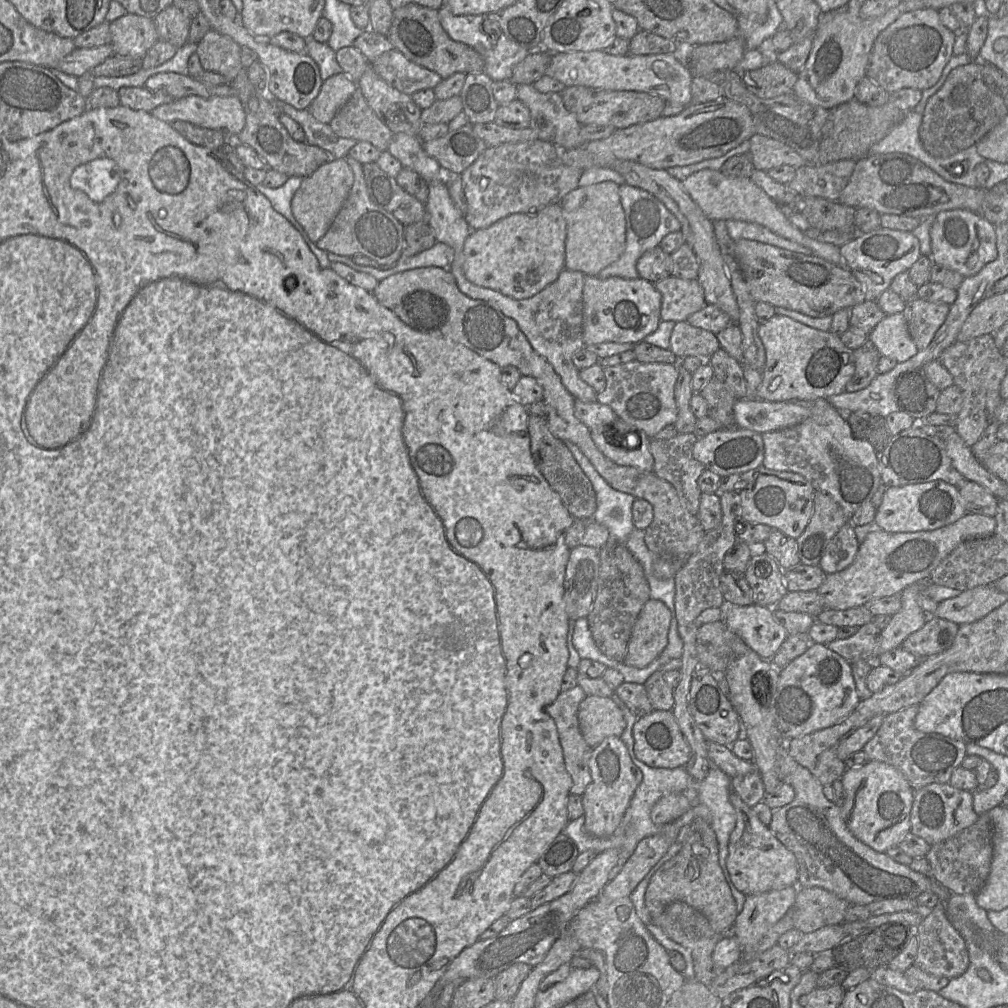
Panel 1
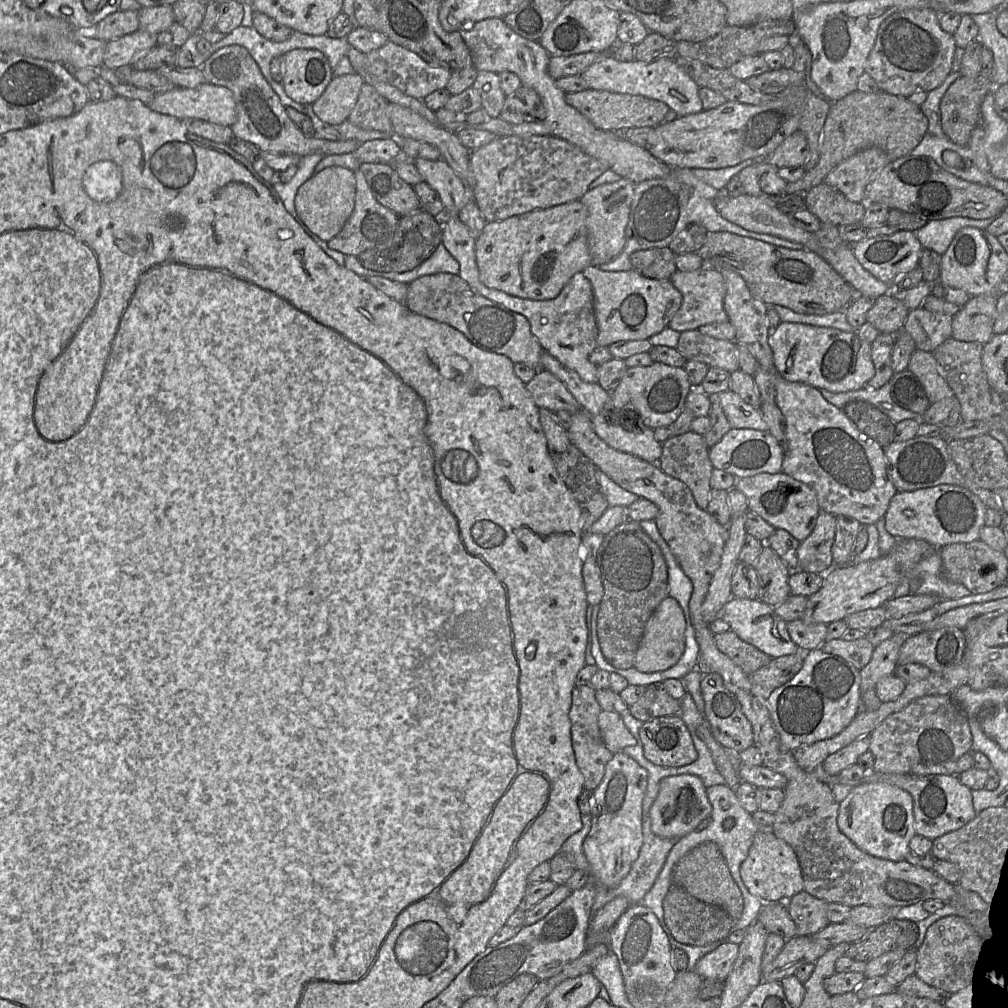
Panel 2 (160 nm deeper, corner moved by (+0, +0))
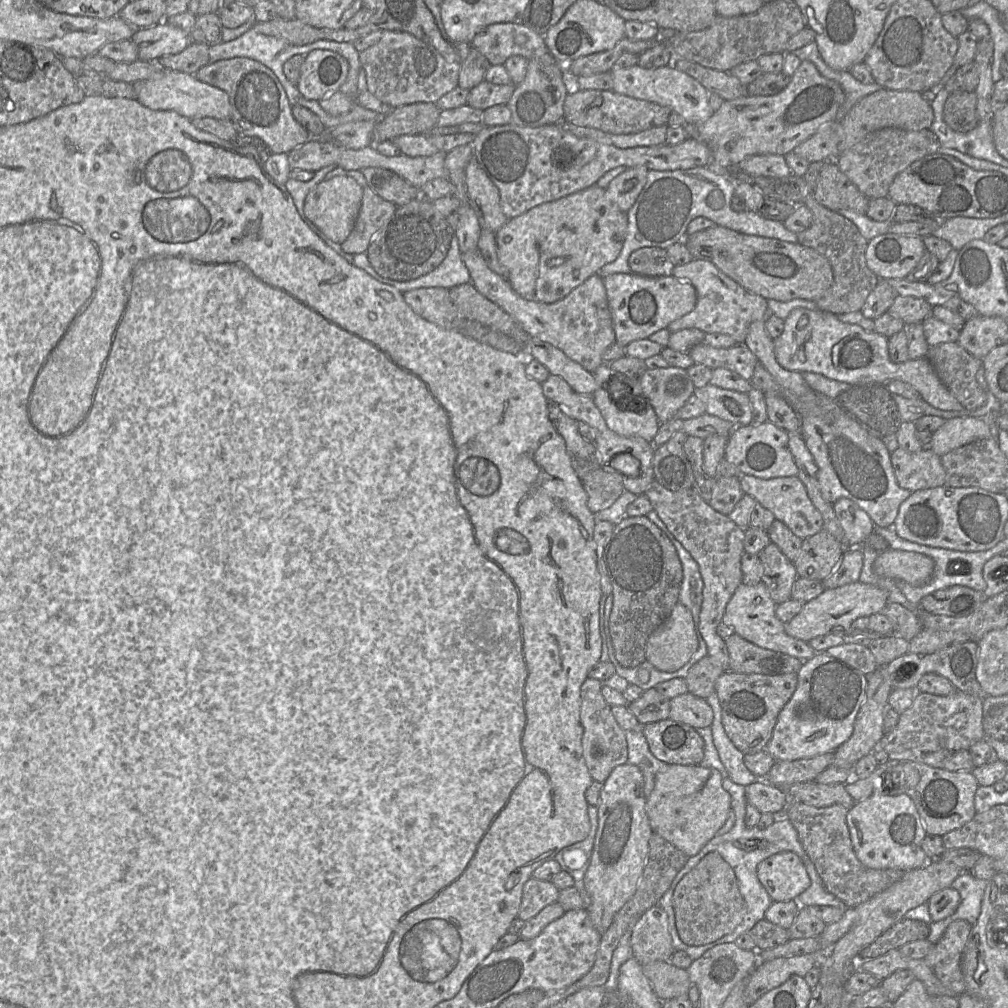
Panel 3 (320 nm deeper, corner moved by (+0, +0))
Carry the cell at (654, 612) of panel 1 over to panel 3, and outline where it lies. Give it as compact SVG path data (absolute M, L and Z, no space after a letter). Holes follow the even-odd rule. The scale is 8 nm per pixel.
M678 602L670 616L650 635L646 660L663 672L681 669L698 648L691 611Z

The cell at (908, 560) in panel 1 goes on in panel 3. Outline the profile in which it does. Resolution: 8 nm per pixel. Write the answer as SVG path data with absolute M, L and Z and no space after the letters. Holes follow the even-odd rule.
M861 581L825 589L819 596L806 602L801 611L785 623L785 631L788 635L806 642L827 634L849 635L849 628L854 620L880 613L888 602L886 591Z

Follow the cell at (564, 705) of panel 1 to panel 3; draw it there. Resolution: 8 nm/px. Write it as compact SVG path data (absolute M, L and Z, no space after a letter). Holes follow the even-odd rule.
M587 678L580 689L580 721L583 727L582 749L588 771L594 781L604 783L612 770L628 763L628 747L625 731L611 712L611 706L602 695L603 682Z

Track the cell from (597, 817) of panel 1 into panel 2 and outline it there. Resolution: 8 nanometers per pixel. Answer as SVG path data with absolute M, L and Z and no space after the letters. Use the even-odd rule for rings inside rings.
M618 752L607 763L602 781L593 791L591 829L583 842L590 880L607 888L617 886L629 873L643 843L642 803L648 772L628 755Z

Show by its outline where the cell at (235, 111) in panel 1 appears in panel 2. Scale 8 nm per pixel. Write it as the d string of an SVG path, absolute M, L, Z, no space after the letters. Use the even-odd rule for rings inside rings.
M203 83L195 88L174 87L171 90L156 93L148 107L161 114L178 119L196 118L223 126L232 126L237 120L236 102L231 90L226 87Z

